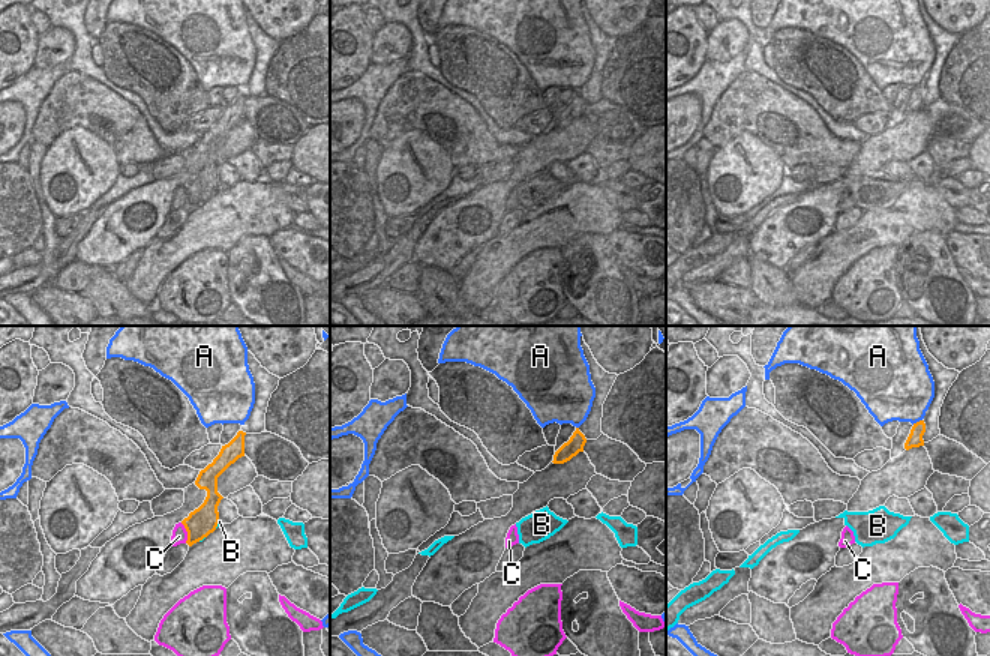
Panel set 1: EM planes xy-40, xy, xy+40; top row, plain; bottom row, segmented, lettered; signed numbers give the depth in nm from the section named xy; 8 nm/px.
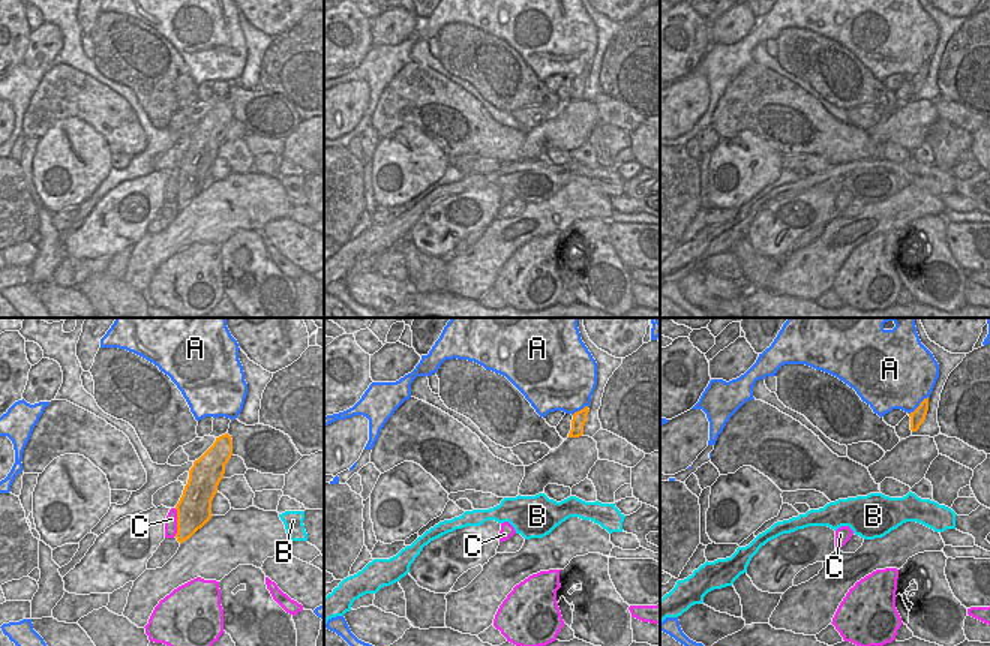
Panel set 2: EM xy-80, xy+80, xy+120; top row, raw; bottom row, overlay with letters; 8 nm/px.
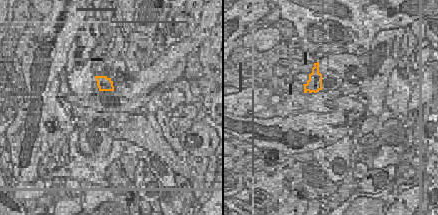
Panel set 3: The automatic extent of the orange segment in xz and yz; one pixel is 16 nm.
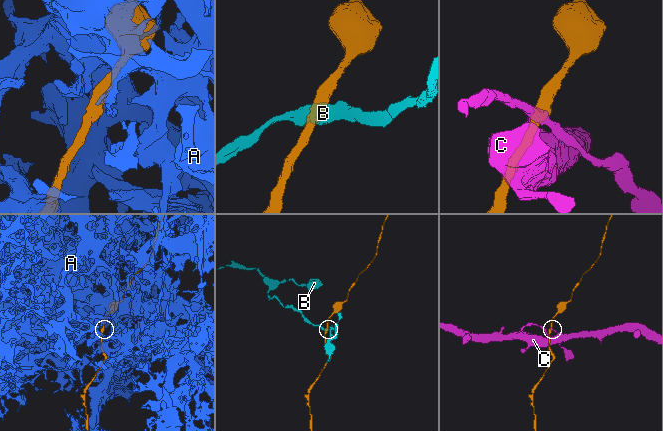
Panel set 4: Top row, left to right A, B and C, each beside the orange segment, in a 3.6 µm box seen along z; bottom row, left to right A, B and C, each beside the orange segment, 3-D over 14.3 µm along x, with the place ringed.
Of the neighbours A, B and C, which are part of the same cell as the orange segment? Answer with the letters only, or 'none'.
none

